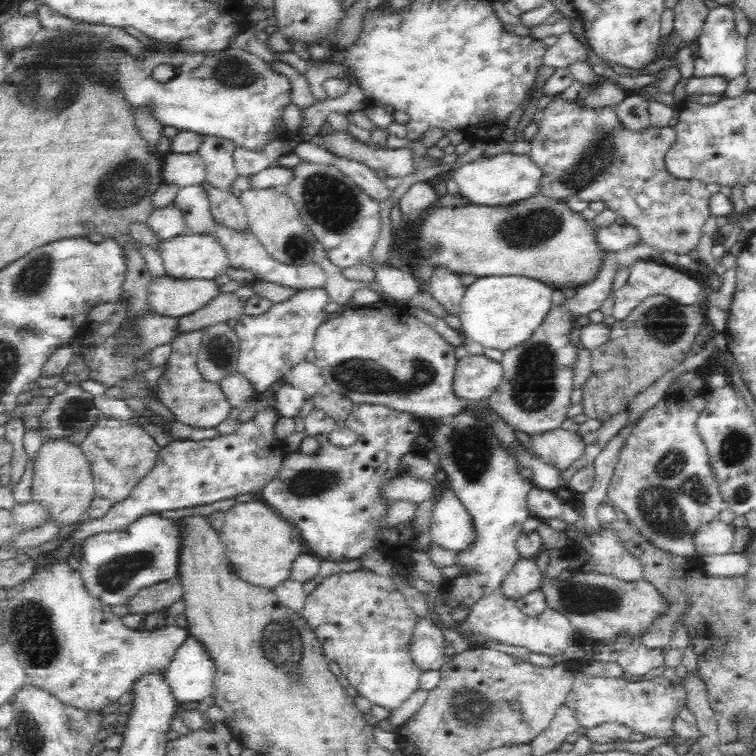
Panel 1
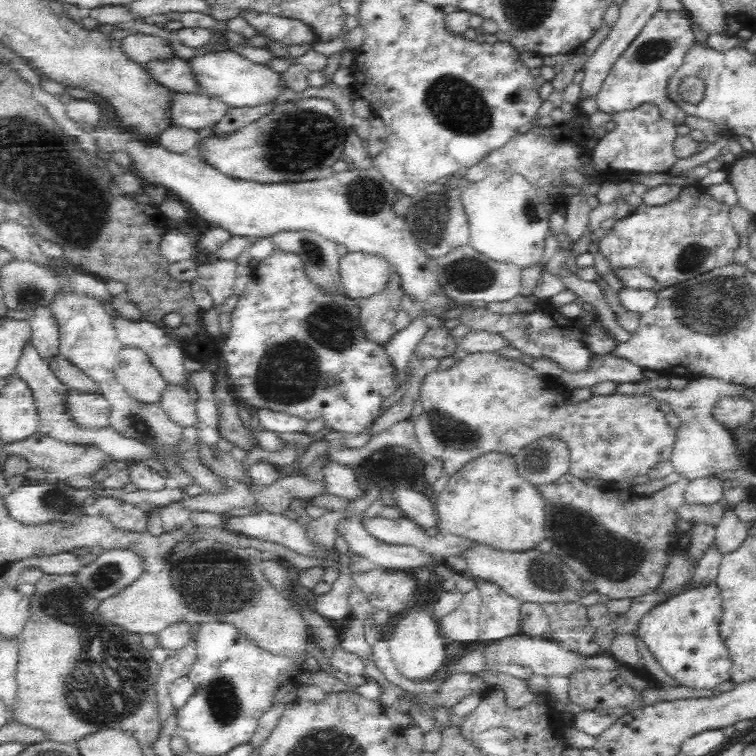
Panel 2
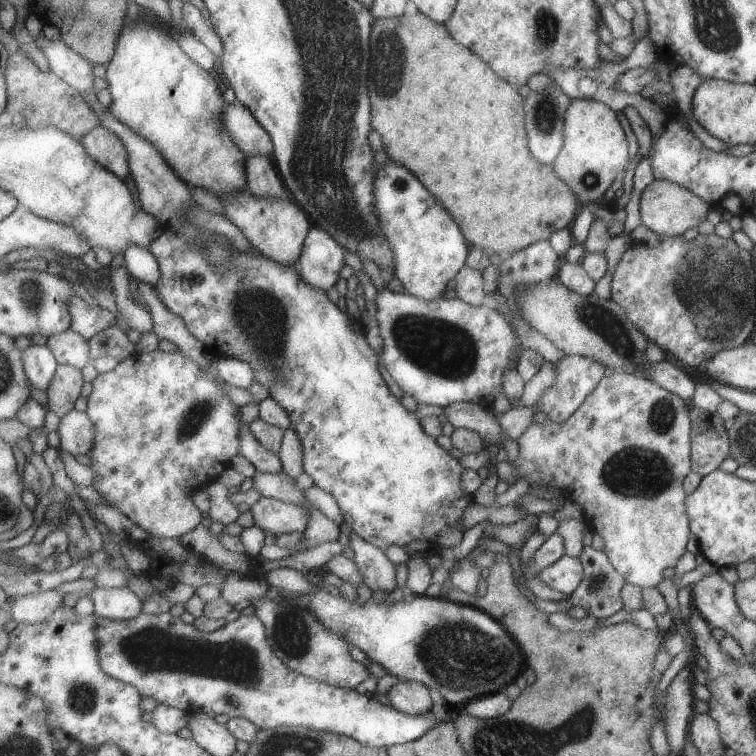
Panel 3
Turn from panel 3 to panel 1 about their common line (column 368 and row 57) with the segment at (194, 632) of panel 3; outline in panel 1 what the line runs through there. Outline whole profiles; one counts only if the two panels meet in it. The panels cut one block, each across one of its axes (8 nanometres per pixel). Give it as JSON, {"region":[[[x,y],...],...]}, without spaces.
{"region":[[[728,6],[712,8],[707,15],[706,23],[697,39],[698,52],[694,55],[695,72],[693,76],[720,76],[730,82],[743,76],[746,63],[746,40],[735,28],[734,11]]]}

